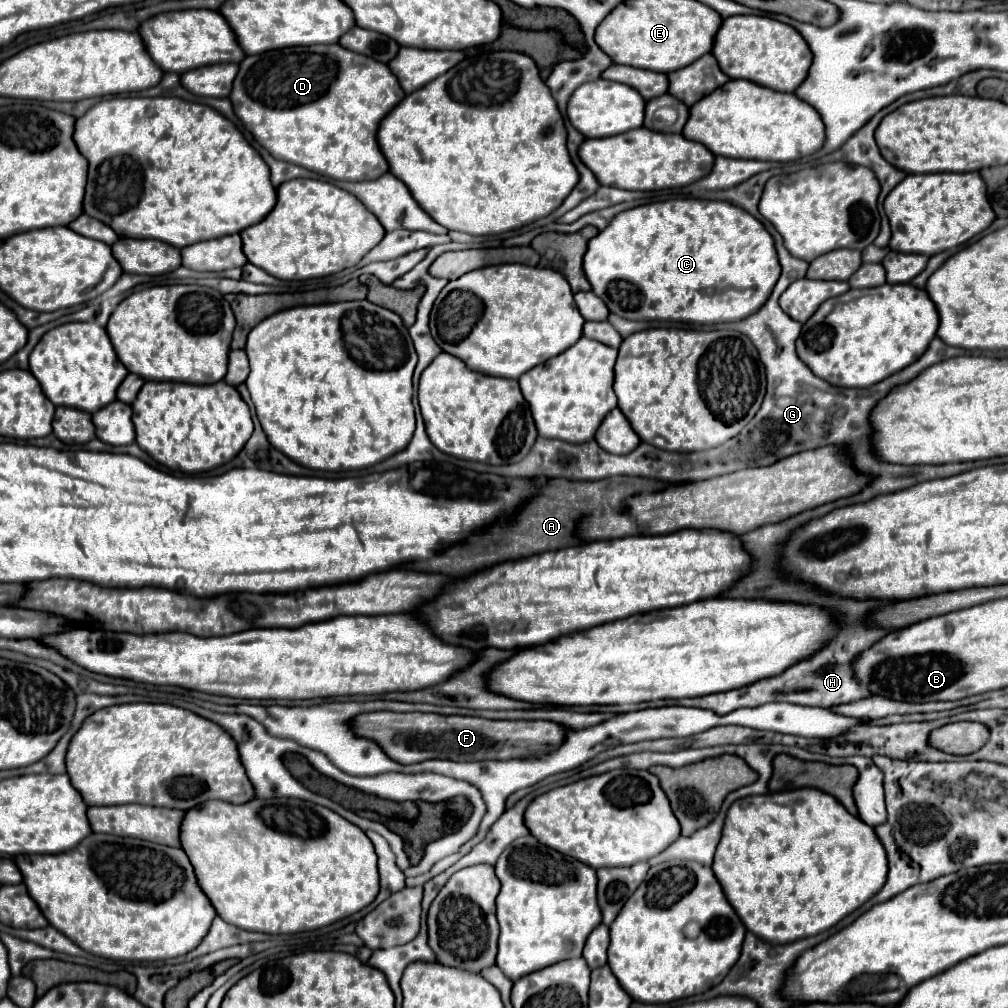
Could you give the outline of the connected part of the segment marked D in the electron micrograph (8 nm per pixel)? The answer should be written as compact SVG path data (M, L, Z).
M314 44L246 56L240 62L230 102L246 130L250 130L256 142L274 158L298 164L332 180L360 182L376 180L390 170L388 160L378 146L376 132L382 118L396 108L404 96L404 90L386 64L354 54L340 44Z

